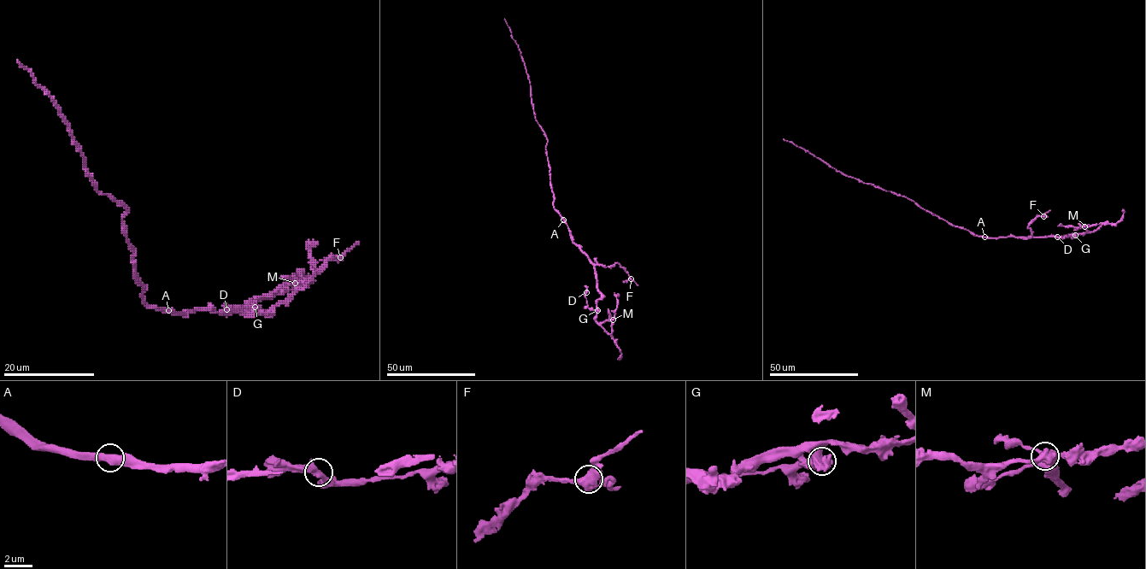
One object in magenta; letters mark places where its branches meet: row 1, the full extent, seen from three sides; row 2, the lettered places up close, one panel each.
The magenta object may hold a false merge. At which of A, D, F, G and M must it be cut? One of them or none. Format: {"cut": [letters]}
{"cut": []}

